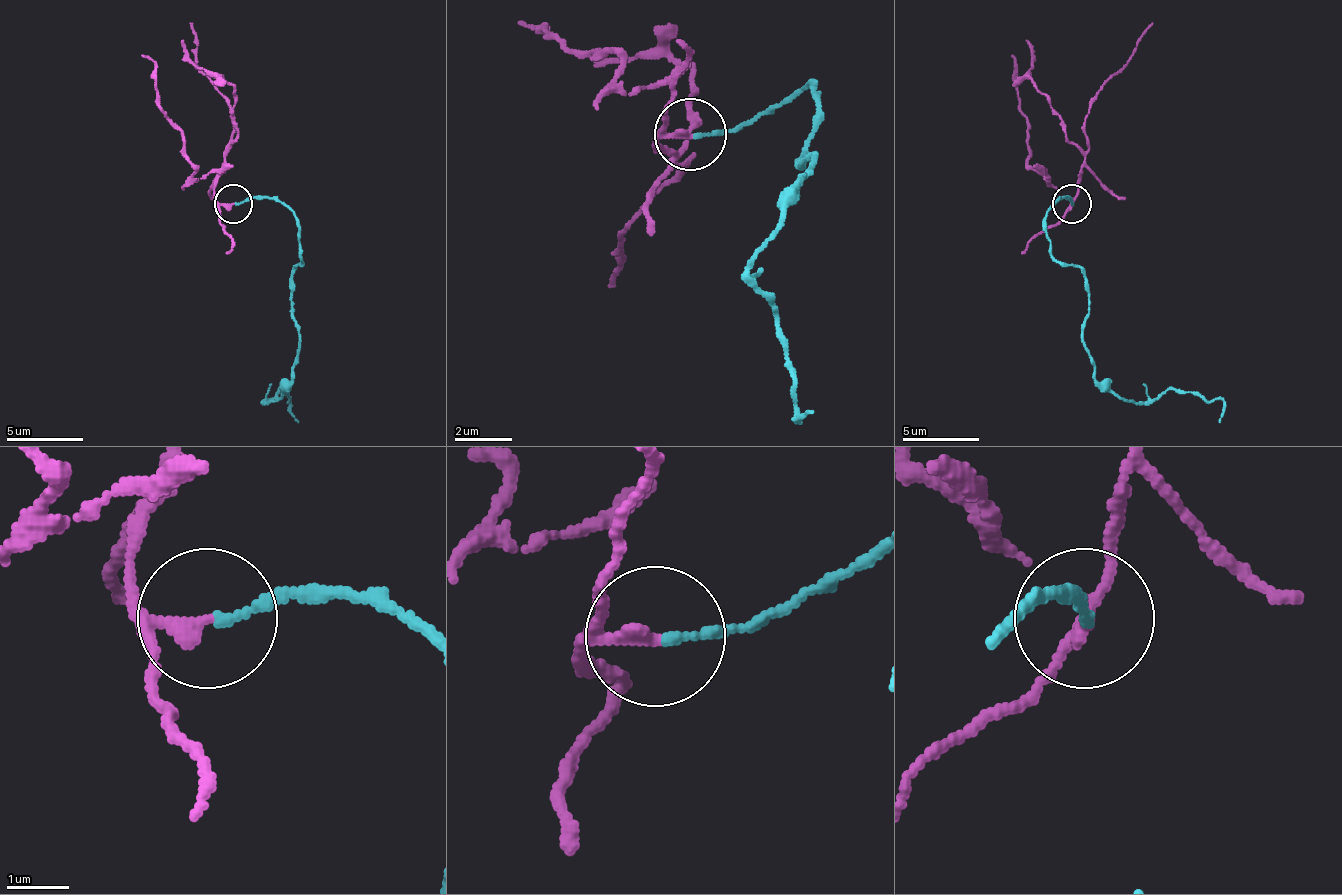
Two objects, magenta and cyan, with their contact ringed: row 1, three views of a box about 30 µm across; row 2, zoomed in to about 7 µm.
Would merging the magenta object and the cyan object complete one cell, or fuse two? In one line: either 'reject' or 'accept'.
reject

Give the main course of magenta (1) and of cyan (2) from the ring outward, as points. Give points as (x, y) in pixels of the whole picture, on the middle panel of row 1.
1: (692, 132), (663, 132), (656, 147), (692, 161), (627, 226), (606, 284)
2: (692, 132), (735, 132), (815, 89), (807, 176), (750, 262), (750, 284), (779, 320), (800, 421), (815, 413)

